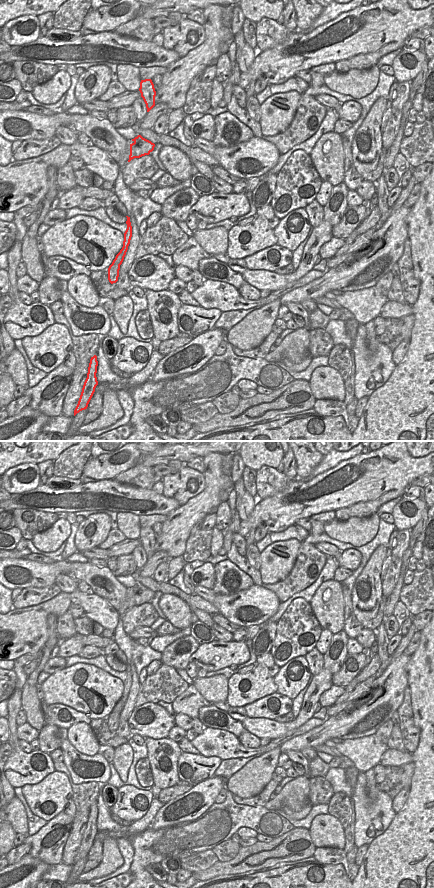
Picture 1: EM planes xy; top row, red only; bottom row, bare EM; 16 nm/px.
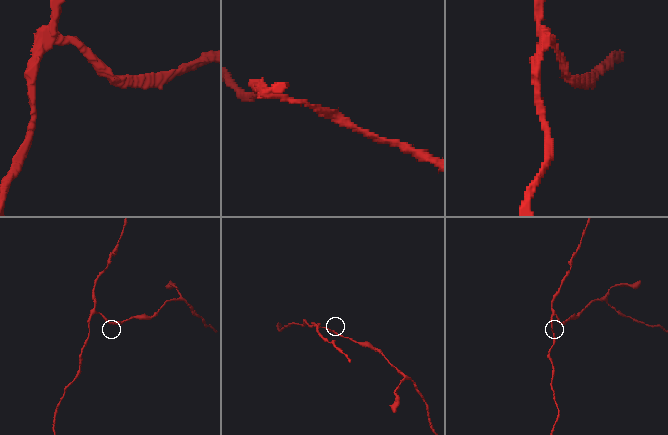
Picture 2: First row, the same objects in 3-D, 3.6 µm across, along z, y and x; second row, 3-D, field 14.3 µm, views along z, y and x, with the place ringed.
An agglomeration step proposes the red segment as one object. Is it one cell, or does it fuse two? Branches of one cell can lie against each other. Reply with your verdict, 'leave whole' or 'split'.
split

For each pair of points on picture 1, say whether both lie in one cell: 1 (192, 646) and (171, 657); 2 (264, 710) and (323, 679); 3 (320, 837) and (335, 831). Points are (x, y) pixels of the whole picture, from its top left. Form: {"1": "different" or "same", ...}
{"1": "same", "2": "different", "3": "same"}

